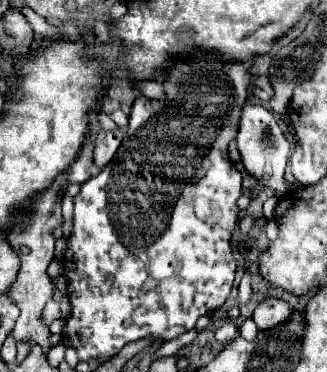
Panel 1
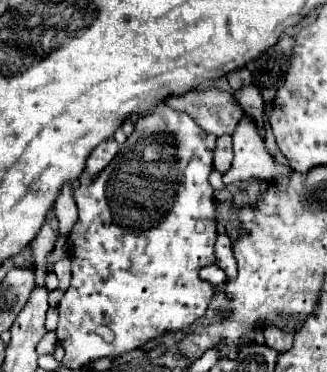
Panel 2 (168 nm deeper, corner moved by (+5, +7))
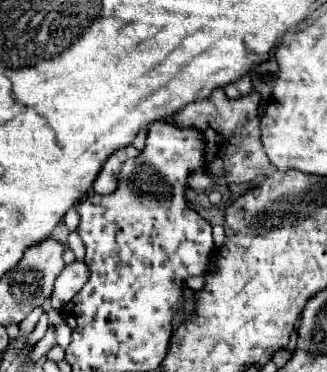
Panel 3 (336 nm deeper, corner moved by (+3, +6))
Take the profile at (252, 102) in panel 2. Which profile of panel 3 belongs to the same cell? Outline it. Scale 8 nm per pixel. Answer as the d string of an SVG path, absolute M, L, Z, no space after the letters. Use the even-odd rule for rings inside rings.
M219 88L211 94L207 100L193 102L179 110L173 118L173 126L177 128L195 128L203 134L205 142L205 172L217 180L225 178L233 184L251 182L259 176L265 176L271 170L271 164L267 162L267 154L259 142L259 102L261 96L253 90L251 94L231 100L225 96L225 92Z

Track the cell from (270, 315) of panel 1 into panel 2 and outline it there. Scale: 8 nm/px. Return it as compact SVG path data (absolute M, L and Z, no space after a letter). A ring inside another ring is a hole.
M267 325L263 327L263 335L267 345L271 345L273 349L277 349L279 353L285 353L291 345L293 345L293 335L277 325Z

